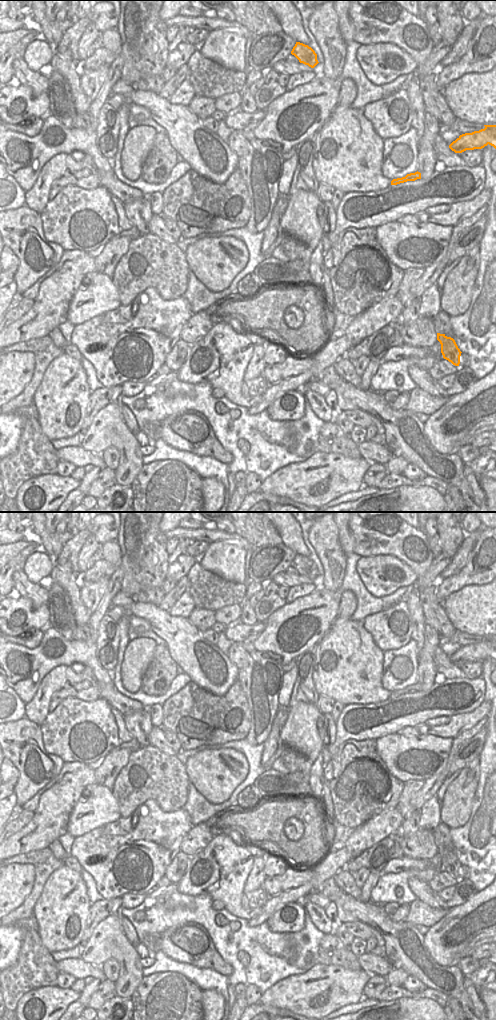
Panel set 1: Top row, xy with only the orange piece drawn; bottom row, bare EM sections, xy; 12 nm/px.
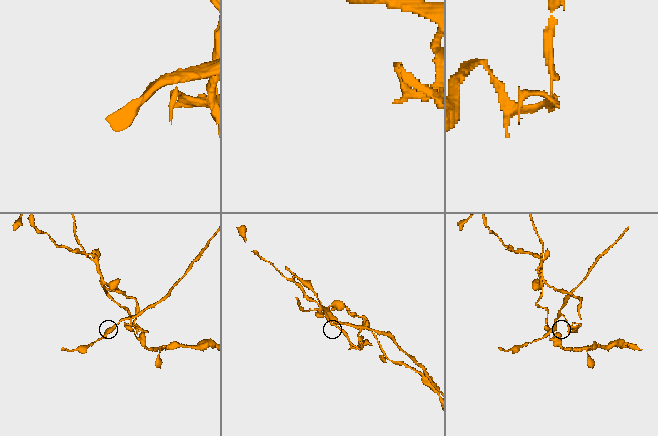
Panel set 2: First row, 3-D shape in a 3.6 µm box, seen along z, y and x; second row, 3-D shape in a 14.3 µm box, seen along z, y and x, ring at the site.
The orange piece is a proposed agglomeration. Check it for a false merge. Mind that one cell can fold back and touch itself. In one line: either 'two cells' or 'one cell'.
two cells

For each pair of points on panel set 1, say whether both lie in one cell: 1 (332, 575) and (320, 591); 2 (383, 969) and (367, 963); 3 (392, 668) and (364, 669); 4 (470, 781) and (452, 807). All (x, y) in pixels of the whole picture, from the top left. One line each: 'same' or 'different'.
1: different
2: same
3: different
4: same

